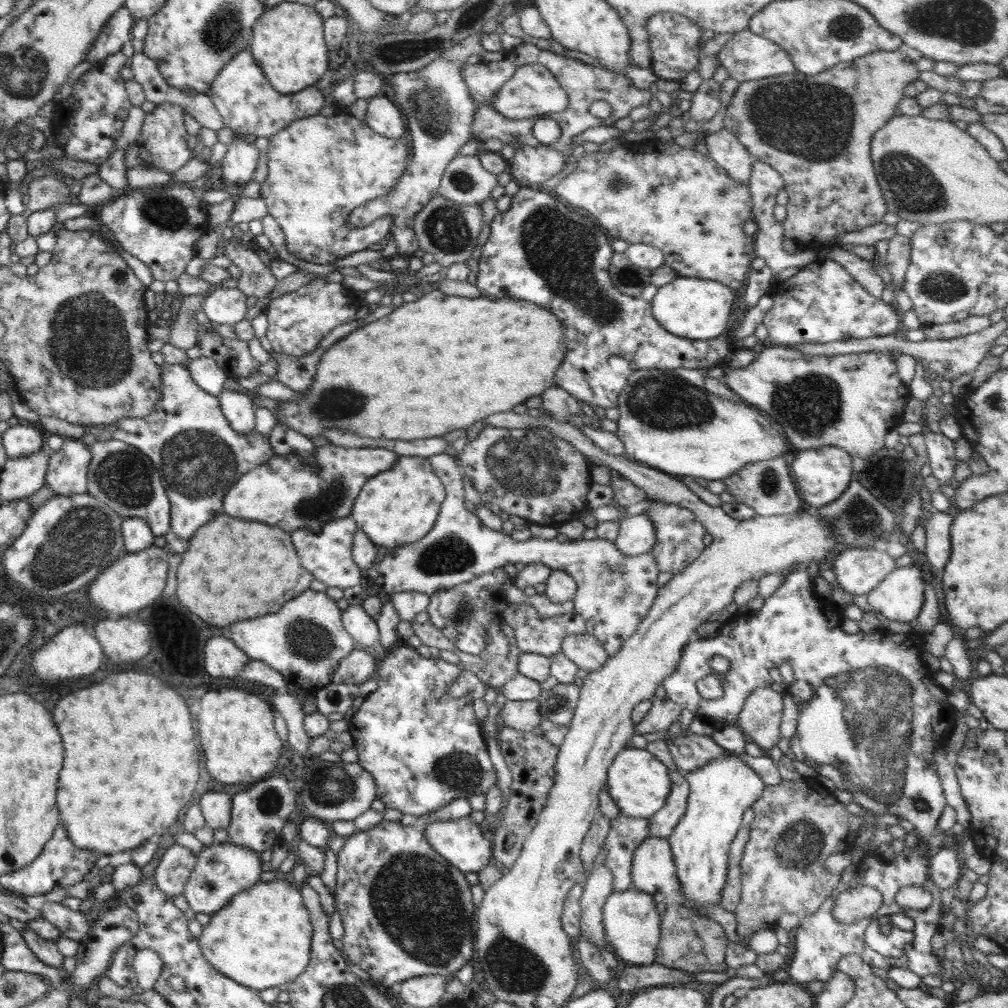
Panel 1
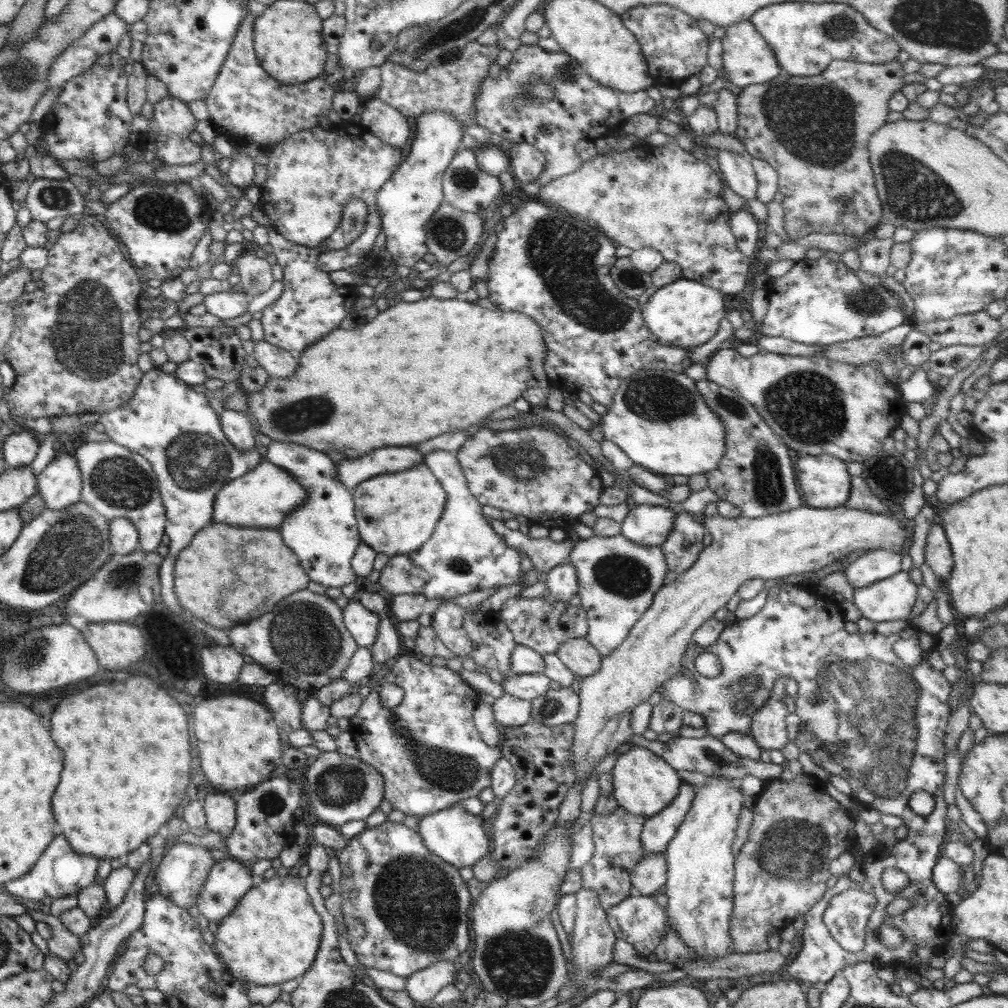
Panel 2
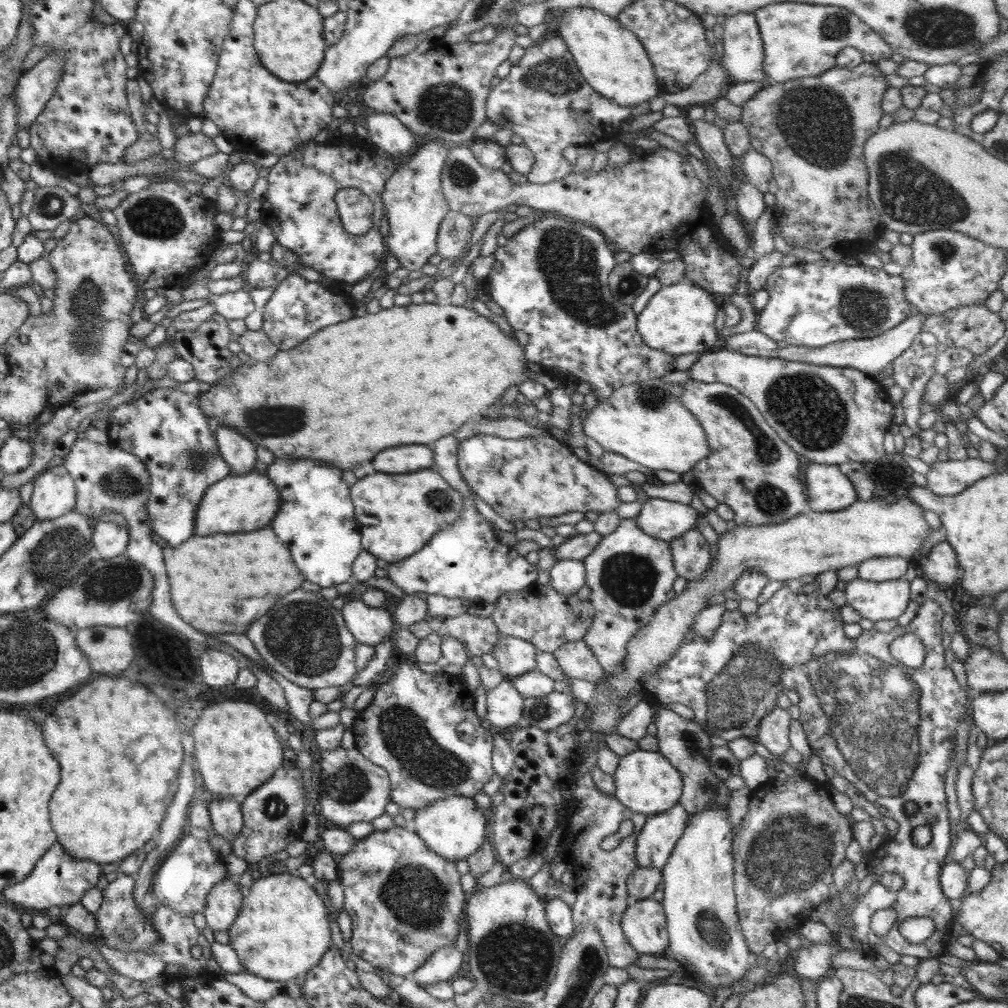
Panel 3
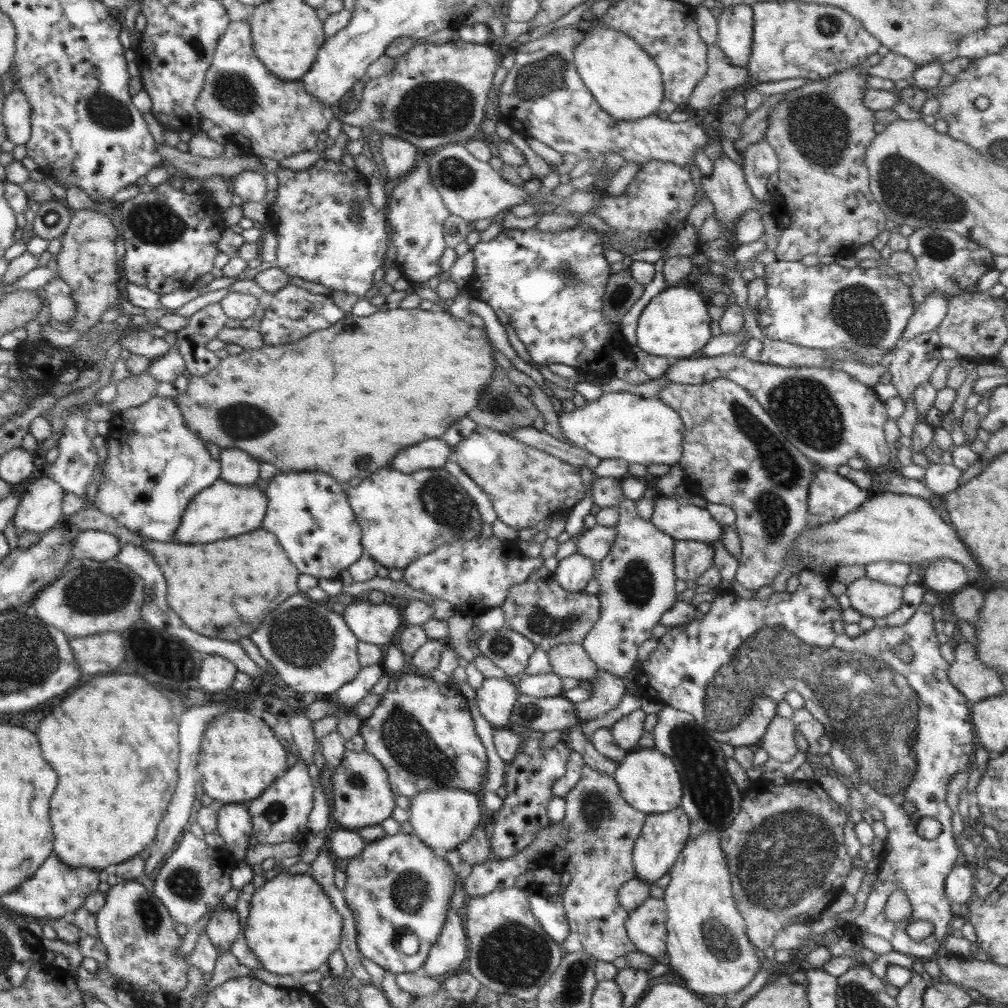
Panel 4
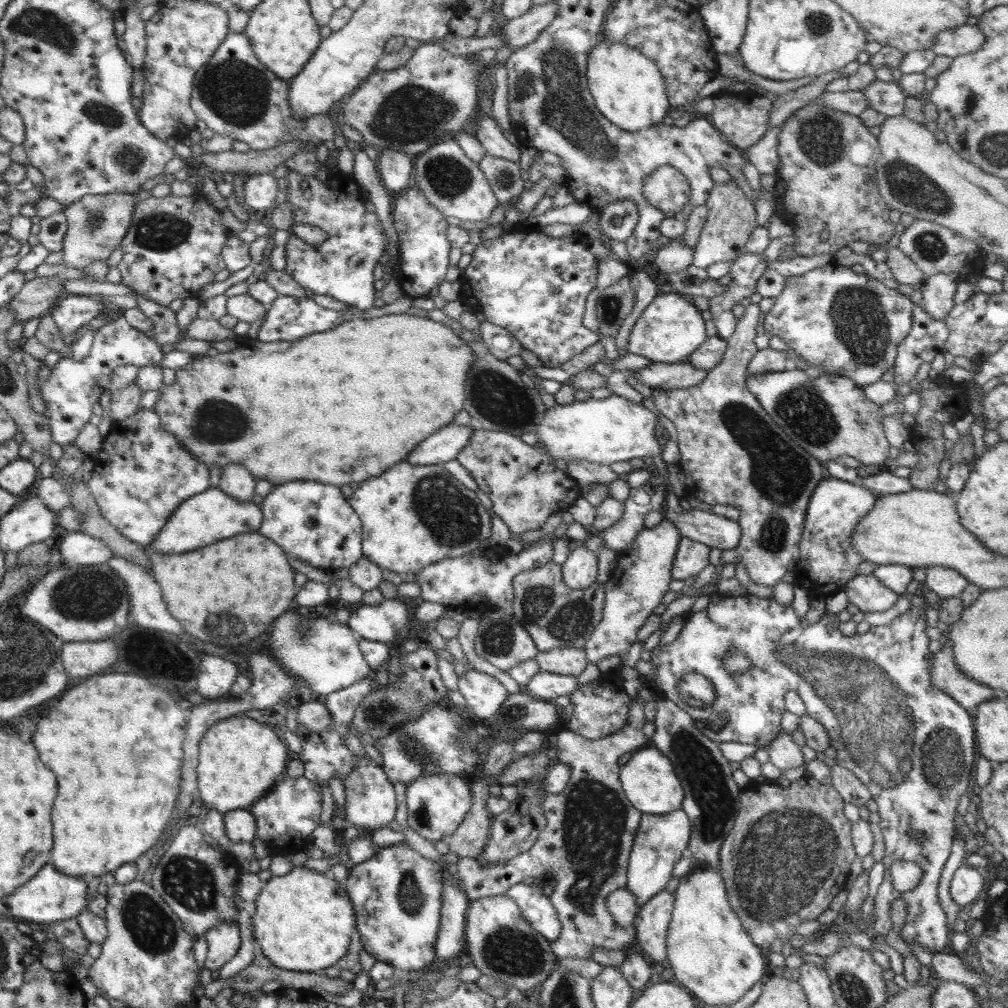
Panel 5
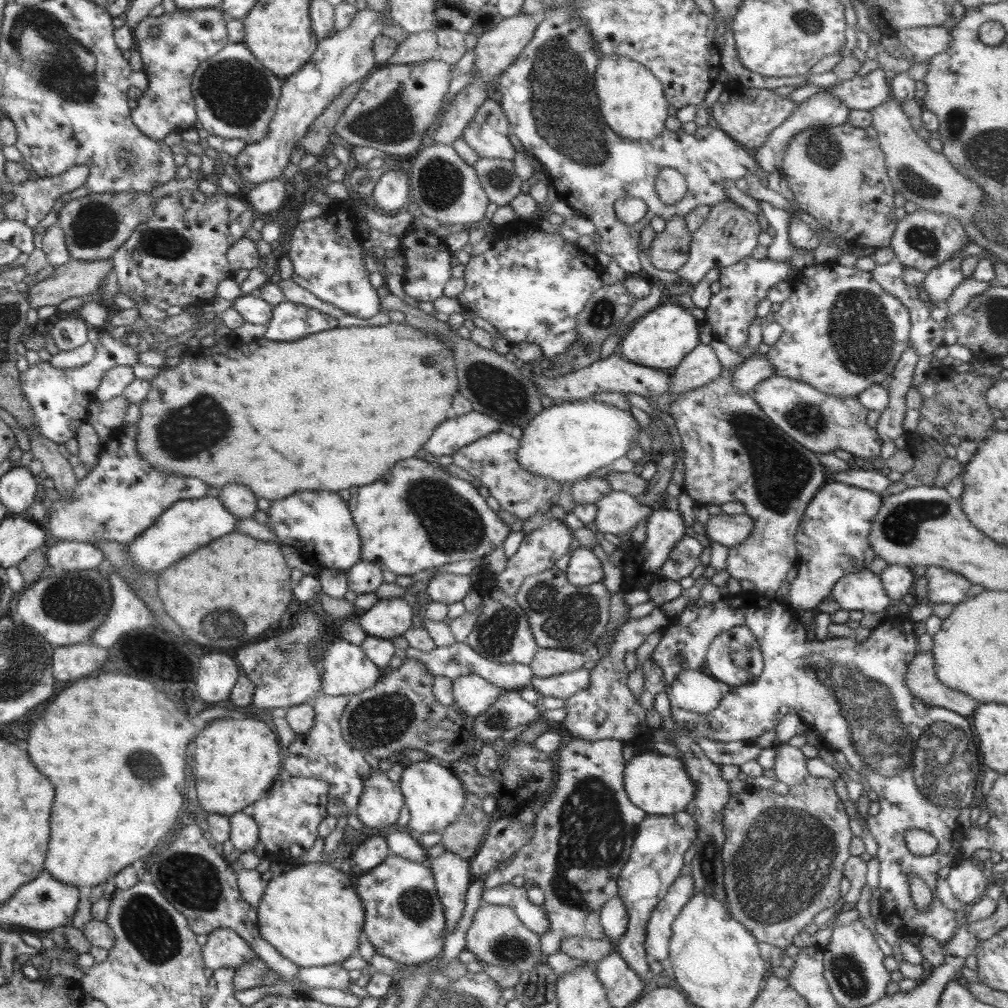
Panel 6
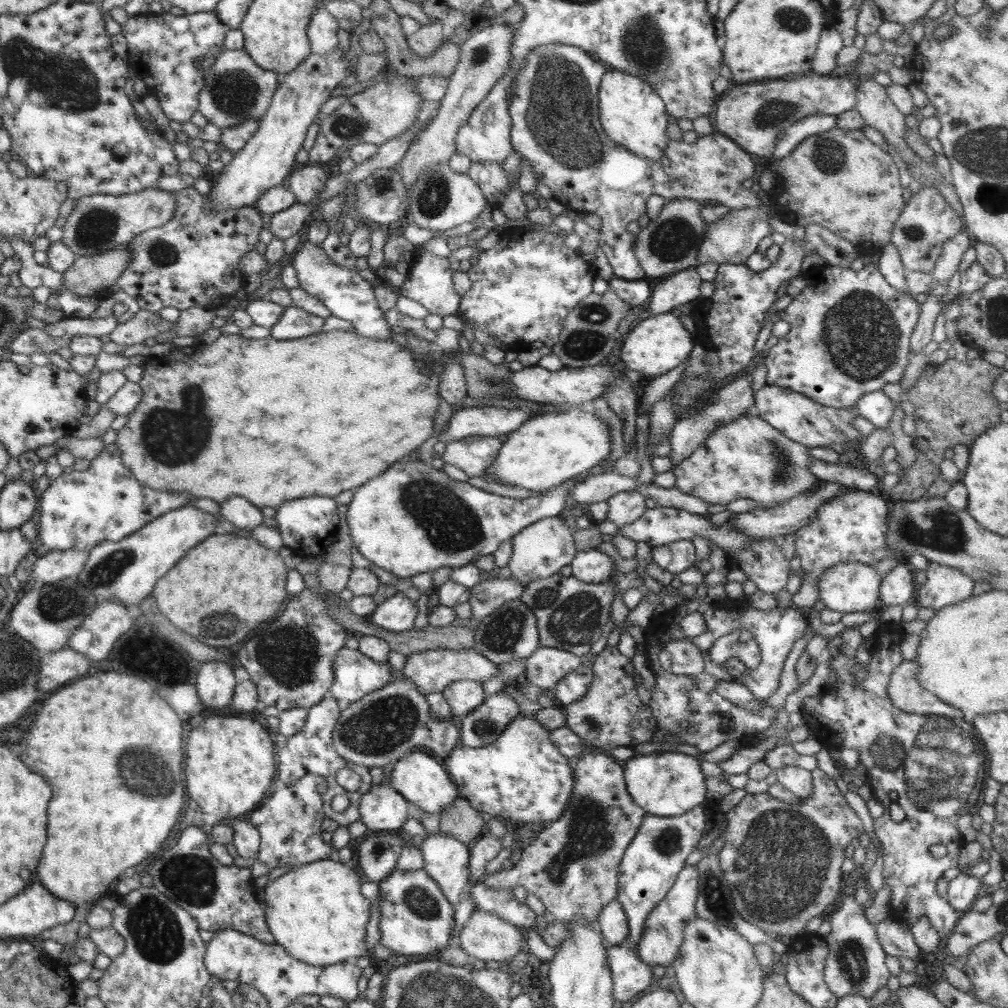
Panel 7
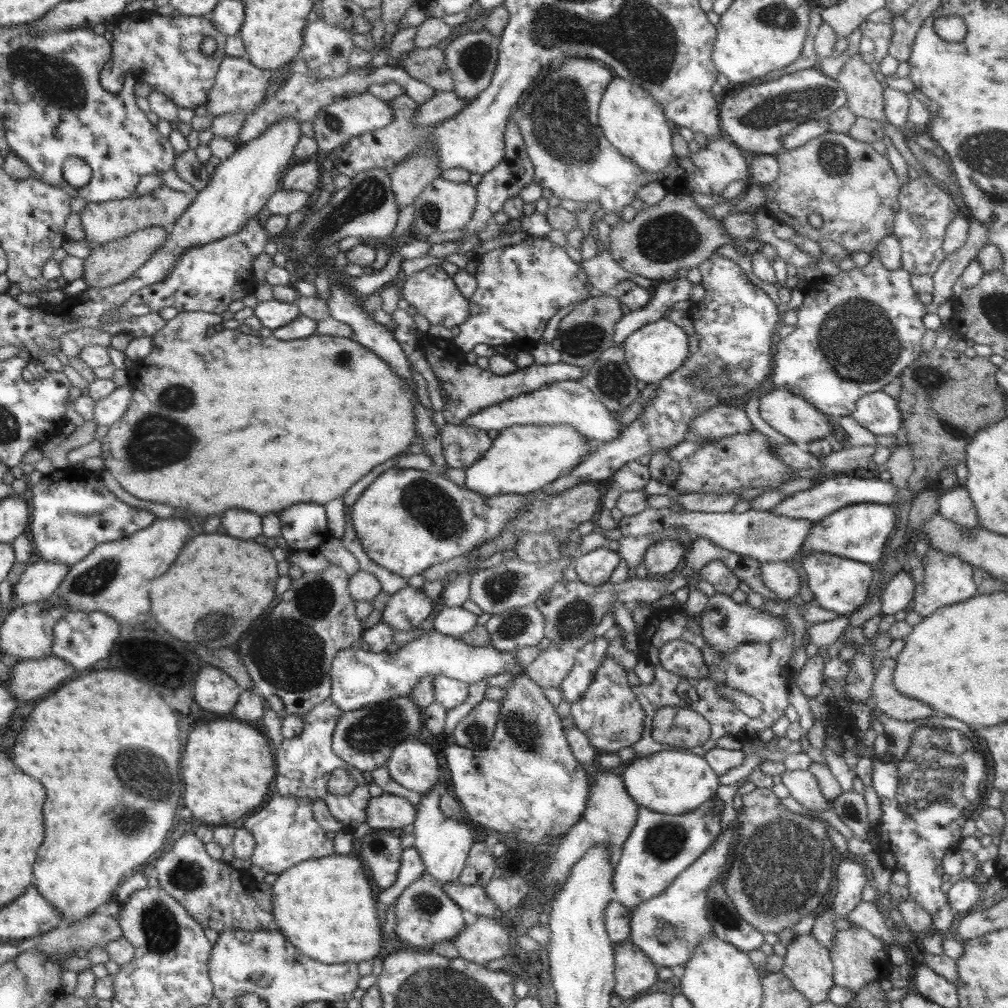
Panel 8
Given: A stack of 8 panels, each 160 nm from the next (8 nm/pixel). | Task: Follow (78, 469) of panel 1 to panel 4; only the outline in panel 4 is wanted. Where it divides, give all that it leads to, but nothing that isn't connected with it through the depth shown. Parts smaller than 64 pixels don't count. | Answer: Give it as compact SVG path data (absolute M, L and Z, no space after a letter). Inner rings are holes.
M48 475L27 482L20 490L19 505L13 518L17 534L20 531L44 534L63 523L61 502L64 493L65 490Z

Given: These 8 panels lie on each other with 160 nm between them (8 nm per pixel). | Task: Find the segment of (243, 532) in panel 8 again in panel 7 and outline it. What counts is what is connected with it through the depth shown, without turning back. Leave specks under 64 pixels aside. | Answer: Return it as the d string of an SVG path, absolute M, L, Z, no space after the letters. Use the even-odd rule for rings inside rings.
M232 496L220 505L220 514L232 523L232 526L242 531L251 531L264 520L260 508L252 506L246 498Z

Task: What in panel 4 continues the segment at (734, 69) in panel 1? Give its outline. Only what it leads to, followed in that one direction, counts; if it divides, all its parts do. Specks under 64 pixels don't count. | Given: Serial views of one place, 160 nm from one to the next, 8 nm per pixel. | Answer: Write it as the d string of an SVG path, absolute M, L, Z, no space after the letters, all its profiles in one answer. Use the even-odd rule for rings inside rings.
M726 4L717 19L716 44L734 66L747 66L753 43L753 8L746 4Z

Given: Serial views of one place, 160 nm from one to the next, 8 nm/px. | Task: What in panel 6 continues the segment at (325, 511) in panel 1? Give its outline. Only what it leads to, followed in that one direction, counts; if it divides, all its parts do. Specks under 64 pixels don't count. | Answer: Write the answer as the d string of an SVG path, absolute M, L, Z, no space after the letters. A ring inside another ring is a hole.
M473 410L470 413L447 419L438 425L428 442L423 444L423 448L435 458L450 456L459 448L478 438L504 429L505 427L496 419ZM210 495L199 499L179 500L169 506L140 536L125 545L137 569L158 574L166 566L192 554L200 546L235 531L239 518L224 508L220 499Z

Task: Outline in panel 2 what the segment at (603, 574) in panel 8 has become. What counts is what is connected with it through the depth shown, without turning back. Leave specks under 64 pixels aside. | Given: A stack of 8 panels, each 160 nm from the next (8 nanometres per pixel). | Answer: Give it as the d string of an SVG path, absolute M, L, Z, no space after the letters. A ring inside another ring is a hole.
M569 562L551 568L547 572L546 586L553 600L569 601L579 590L577 570Z

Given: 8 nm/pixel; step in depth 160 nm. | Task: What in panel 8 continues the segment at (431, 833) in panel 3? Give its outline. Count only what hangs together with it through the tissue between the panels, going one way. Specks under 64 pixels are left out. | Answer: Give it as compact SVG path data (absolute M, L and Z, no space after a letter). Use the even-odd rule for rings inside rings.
M409 736L398 742L386 761L392 780L408 790L428 794L443 775L436 748L423 737Z

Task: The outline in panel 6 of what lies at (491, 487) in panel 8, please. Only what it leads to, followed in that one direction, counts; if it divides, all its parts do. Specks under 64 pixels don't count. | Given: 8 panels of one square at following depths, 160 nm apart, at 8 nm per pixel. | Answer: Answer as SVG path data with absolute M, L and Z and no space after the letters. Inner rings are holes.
M586 397L583 399L578 399L577 401L560 402L550 406L549 408L544 407L538 415L534 416L534 418L530 420L530 423L528 423L528 425L526 425L522 431L523 437L519 440L521 443L519 449L517 450L517 459L521 464L521 467L526 469L529 473L535 474L537 477L556 481L560 486L562 486L564 482L575 483L587 478L590 474L592 474L592 472L596 472L598 468L610 466L616 459L624 457L629 451L631 444L637 440L638 434L641 432L641 428L631 412L626 412L626 410L622 410L616 406L613 406L612 404L602 402L601 400L599 402L598 399L592 399L592 397Z

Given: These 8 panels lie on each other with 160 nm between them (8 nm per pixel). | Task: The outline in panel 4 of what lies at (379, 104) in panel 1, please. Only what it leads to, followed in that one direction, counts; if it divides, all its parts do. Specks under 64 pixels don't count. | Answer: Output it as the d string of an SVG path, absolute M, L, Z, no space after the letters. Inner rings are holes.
M382 134L380 143L382 144L380 151L387 170L389 184L395 183L396 180L416 167L418 150L412 144L386 134Z

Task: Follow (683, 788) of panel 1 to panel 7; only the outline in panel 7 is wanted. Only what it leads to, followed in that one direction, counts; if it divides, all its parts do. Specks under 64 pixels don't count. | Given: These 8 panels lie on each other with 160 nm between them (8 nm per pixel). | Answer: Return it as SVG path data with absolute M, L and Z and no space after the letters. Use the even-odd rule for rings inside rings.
M698 805L680 816L645 816L636 836L627 846L619 864L617 896L627 916L629 936L627 946L636 950L645 920L650 911L665 897L678 873L685 867L686 858L695 850L706 824L705 805Z

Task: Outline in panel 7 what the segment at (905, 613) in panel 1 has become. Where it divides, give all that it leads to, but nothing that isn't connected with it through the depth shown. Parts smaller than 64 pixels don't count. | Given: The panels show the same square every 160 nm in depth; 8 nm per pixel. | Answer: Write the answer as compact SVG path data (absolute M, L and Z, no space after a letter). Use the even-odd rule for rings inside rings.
M841 562L827 568L817 582L820 599L831 610L838 612L867 612L875 611L880 604L881 577L872 565L861 562Z

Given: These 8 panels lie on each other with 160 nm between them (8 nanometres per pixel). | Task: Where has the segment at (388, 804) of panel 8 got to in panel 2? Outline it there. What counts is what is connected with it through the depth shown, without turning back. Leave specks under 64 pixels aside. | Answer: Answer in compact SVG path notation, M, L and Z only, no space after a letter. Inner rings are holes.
M322 752L316 759L310 760L306 772L306 784L304 784L304 794L308 804L314 810L314 814L326 825L339 827L345 822L353 820L364 820L372 812L378 809L378 805L384 801L384 779L383 776L372 766L362 762L362 760L338 752Z

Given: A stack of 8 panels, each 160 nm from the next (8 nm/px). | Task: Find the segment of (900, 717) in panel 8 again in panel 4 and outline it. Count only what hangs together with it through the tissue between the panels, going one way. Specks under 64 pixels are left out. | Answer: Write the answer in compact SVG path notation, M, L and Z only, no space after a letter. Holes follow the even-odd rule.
M957 639L954 654L954 662L949 664L948 680L968 704L1005 693L999 674L993 668L982 666L970 643Z

